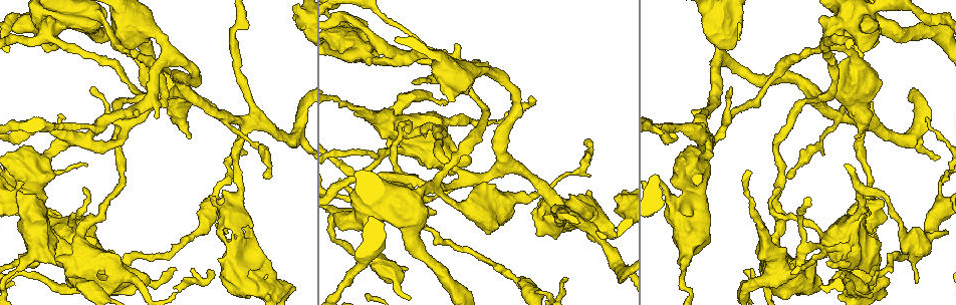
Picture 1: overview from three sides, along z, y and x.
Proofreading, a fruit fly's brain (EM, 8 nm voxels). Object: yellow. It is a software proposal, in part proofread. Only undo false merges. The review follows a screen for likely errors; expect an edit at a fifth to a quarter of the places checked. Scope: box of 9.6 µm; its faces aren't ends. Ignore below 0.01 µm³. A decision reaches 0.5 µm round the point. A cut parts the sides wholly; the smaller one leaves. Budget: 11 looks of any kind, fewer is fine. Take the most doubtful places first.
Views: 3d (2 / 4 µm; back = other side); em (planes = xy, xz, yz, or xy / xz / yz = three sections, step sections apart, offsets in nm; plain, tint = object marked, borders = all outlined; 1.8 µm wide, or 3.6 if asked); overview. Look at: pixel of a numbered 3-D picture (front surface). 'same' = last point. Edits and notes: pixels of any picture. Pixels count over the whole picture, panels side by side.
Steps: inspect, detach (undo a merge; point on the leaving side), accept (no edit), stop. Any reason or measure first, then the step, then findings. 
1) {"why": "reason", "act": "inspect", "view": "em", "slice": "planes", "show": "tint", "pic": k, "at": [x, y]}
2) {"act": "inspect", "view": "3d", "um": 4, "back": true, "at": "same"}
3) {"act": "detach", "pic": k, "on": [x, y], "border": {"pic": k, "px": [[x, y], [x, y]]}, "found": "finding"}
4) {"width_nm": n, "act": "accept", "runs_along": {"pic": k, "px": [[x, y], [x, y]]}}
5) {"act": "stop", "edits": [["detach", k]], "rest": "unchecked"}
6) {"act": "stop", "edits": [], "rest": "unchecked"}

{"why": "abrupt turn", "act": "inspect", "view": "3d", "um": 2, "pic": 1, "at": [246, 226]}

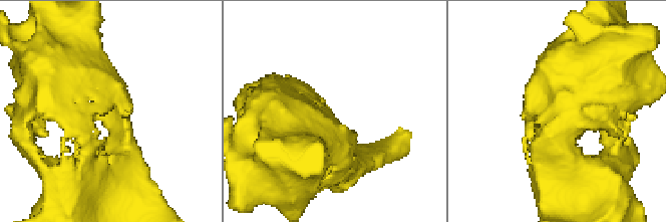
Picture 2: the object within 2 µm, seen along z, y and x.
{"arm_widths_nm": [200, 360], "why": "now the EM", "act": "inspect", "view": "em", "slice": "planes", "show": "tint", "pic": 2, "at": [106, 108]}

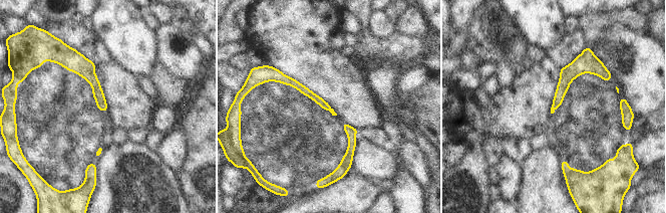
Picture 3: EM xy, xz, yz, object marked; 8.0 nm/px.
{"width_nm": 70, "act": "accept", "runs_along": {"pic": 3, "px": [[73, 56], [95, 83], [104, 109]]}, "found": "all the same neuron"}

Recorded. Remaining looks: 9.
{"why": "thick turns thin", "act": "inspect", "view": "3d", "um": 4, "pic": 1, "at": [73, 279]}

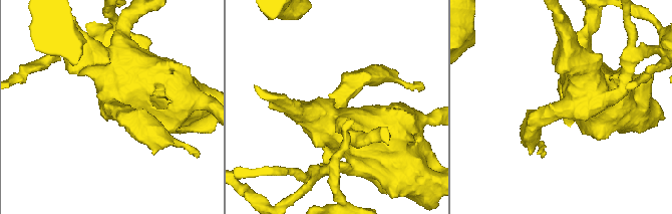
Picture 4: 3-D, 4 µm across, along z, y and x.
{"act": "inspect", "view": "em", "um": 3.6, "slice": "xy", "step": 16, "show": "tint", "pic": 4, "at": [568, 105]}

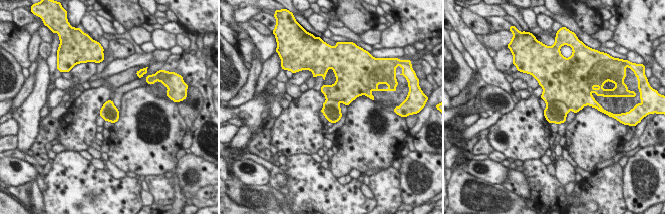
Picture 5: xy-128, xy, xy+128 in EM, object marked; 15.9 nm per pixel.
{"act": "inspect", "view": "em", "um": 3.6, "slice": "planes", "show": "tint", "at": "same"}

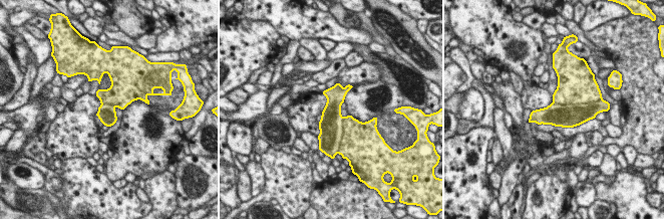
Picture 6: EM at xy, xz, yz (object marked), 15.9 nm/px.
{"width_nm": 320, "act": "detach", "pic": 6, "on": [564, 116], "found": "a second neuron is stuck on"}

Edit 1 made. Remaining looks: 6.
{"why": "see it whole again", "act": "inspect", "view": "overview"}

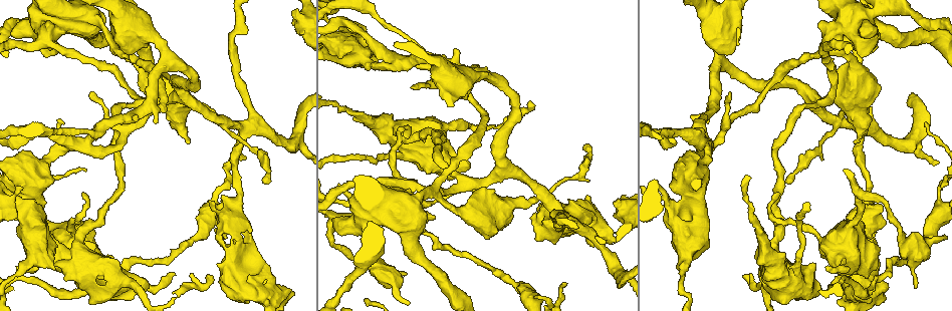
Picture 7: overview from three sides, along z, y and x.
{"act": "inspect", "view": "3d", "um": 4, "pic": 7, "at": [694, 179]}

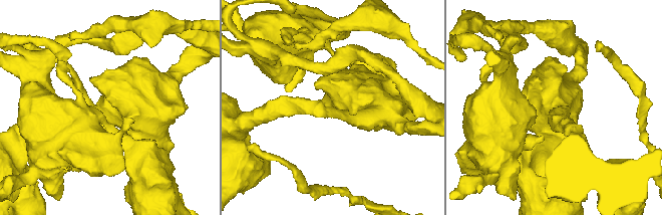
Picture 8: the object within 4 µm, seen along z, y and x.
{"act": "inspect", "view": "em", "um": 3.6, "slice": "xy", "step": 8, "show": "tint", "pic": 8, "at": [122, 107]}

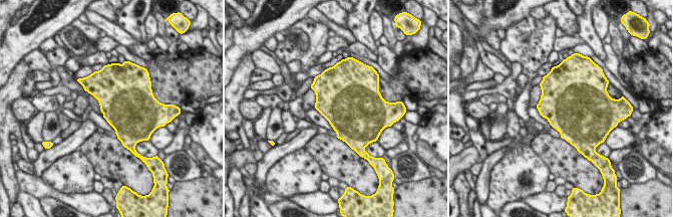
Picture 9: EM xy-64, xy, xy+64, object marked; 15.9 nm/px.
{"act": "accept", "found": "one neuron here"}

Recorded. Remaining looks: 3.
{"why": "thin neck", "act": "inspect", "view": "em", "slice": "planes", "show": "borders", "pic": 7, "at": [494, 126]}

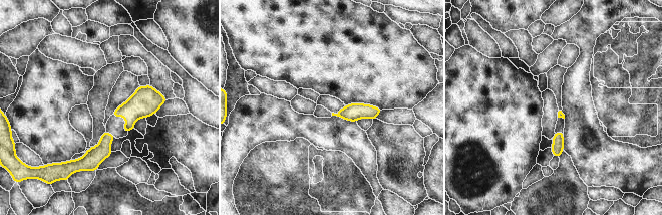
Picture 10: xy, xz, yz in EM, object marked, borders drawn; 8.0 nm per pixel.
{"width_nm": 50, "act": "accept", "found": "one neuron here"}

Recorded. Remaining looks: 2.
{"act": "stop", "edits": [["detach", 6]], "rest": "unchecked"}

